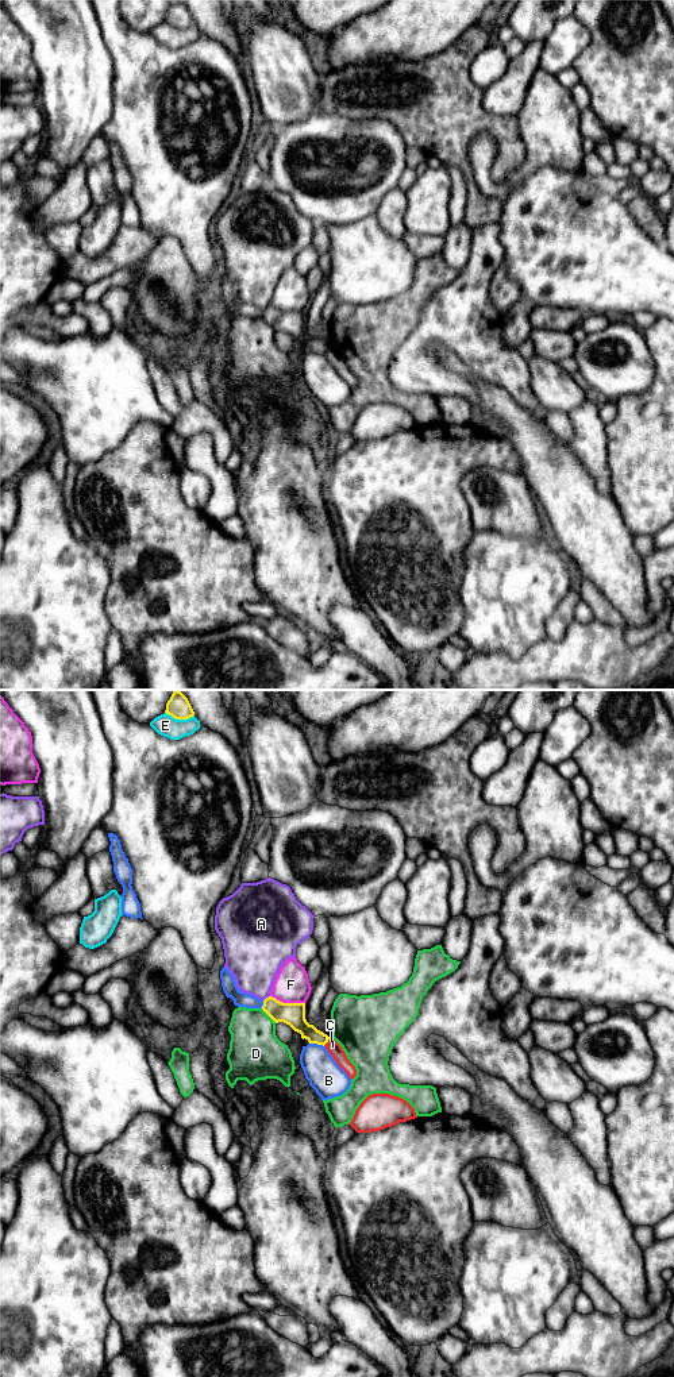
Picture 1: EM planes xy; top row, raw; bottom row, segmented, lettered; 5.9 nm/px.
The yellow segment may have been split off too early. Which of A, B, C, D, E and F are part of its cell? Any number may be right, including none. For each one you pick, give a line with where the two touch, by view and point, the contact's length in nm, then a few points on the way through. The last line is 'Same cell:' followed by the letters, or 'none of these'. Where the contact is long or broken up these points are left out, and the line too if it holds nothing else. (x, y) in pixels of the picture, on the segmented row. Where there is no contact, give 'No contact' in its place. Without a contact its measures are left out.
Same cell: none of these

